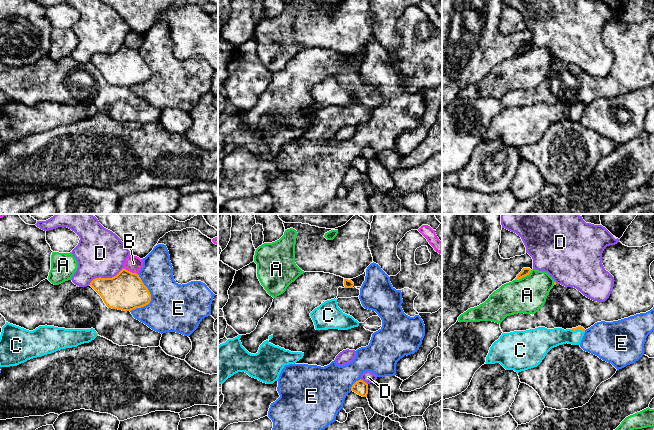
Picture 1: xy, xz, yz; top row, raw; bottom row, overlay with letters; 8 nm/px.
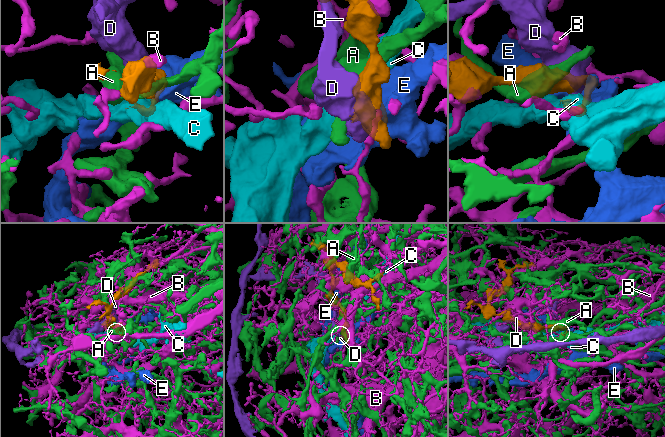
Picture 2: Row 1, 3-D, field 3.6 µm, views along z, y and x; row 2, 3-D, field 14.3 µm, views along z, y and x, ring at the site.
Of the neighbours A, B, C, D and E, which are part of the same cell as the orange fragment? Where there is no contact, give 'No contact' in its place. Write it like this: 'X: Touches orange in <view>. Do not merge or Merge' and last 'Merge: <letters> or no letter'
A: Touches orange in yz. Do not merge
B: Touches orange in xy. Do not merge
C: Touches orange in yz. Merge
D: Touches orange in xy. Do not merge
E: Touches orange in xy. Do not merge
Merge: C

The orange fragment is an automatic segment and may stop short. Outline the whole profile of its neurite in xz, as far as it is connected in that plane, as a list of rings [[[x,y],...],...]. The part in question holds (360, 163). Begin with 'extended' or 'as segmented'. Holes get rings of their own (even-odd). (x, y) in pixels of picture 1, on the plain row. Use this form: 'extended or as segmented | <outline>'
as segmented | [[[360,155],[352,161],[351,167],[357,169],[358,171],[360,171],[362,173],[367,173],[368,160]]]

